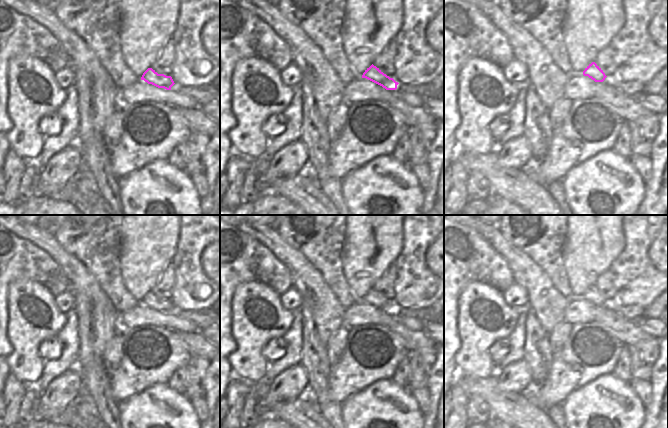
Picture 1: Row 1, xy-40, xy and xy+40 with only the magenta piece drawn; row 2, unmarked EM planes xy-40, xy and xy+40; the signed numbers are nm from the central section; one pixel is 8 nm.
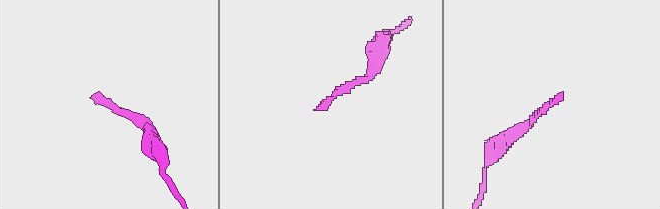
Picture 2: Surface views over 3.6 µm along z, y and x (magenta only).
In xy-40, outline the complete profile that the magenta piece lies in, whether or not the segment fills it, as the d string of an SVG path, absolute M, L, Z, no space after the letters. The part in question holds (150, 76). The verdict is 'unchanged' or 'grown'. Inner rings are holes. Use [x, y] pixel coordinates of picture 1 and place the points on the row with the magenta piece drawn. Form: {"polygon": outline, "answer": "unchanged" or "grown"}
{"polygon": "M148 68L143 73L141 80L144 80L148 84L152 84L158 88L164 88L166 90L171 90L171 87L175 84L171 76L158 74L152 68Z", "answer": "unchanged"}

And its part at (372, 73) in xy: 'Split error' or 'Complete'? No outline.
Complete.

